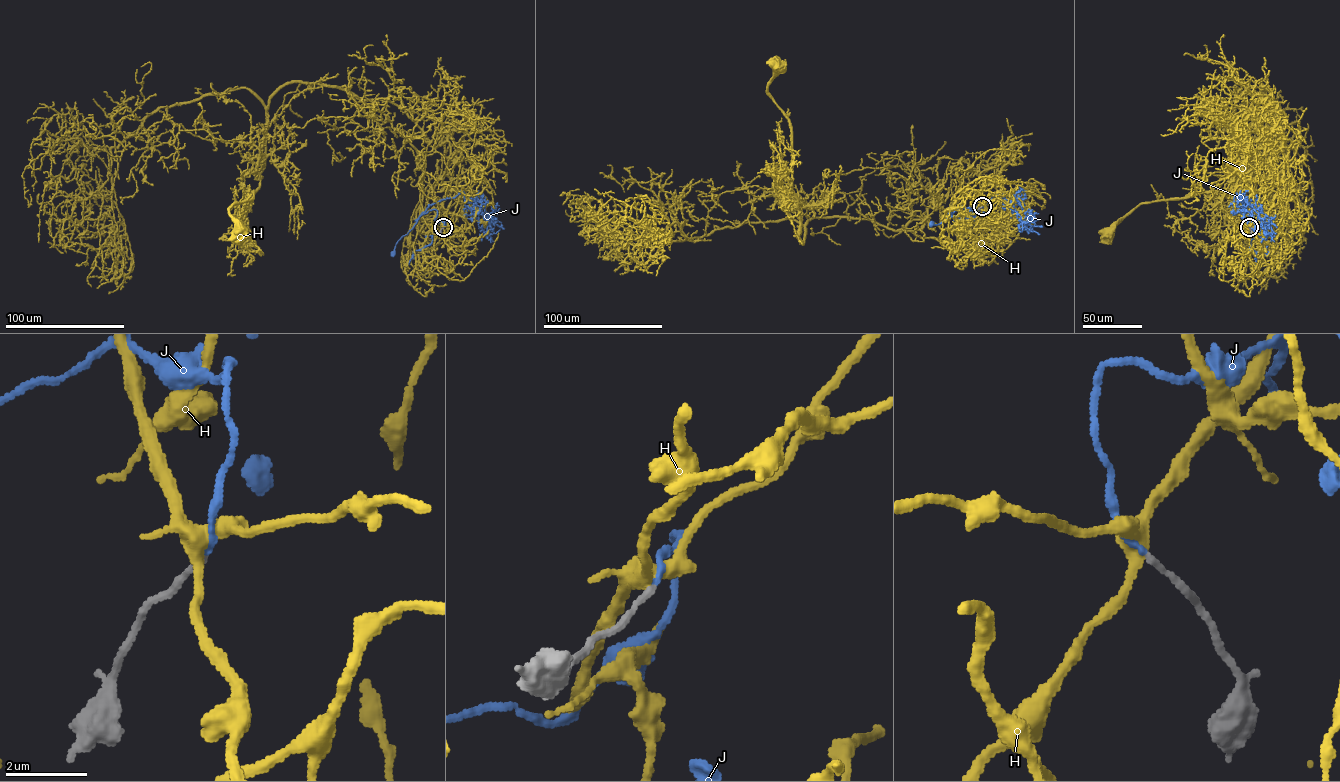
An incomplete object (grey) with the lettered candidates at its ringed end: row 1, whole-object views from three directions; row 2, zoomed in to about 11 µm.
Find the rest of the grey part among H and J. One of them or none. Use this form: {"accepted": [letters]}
{"accepted": ["J"]}

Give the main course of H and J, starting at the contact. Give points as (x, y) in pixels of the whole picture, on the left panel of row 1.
H: (443, 227), (417, 151), (382, 113), (336, 87), (286, 82), (270, 99), (260, 186), (229, 209), (238, 234)
J: (443, 227), (444, 221), (436, 223), (437, 211), (429, 210), (397, 241), (393, 252)

